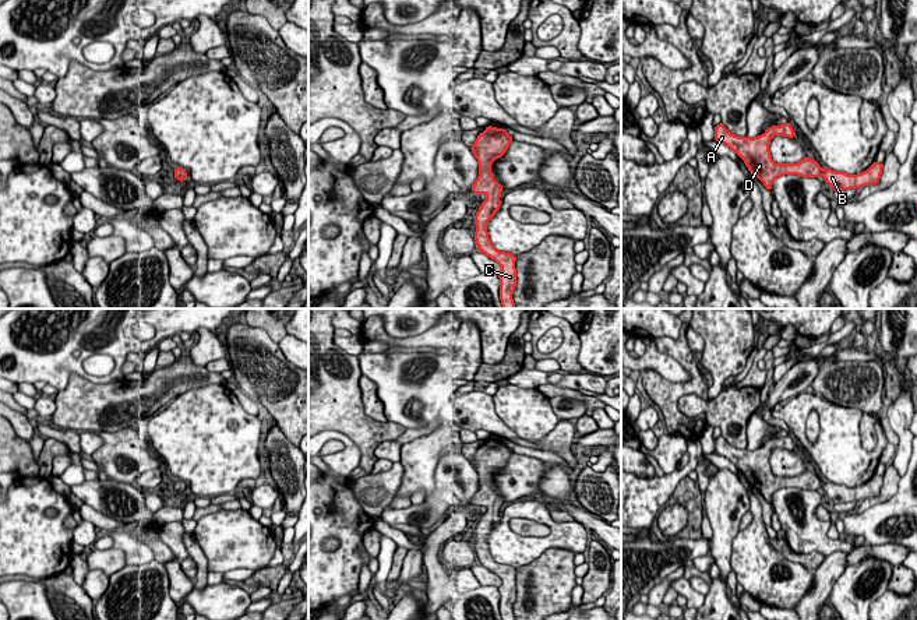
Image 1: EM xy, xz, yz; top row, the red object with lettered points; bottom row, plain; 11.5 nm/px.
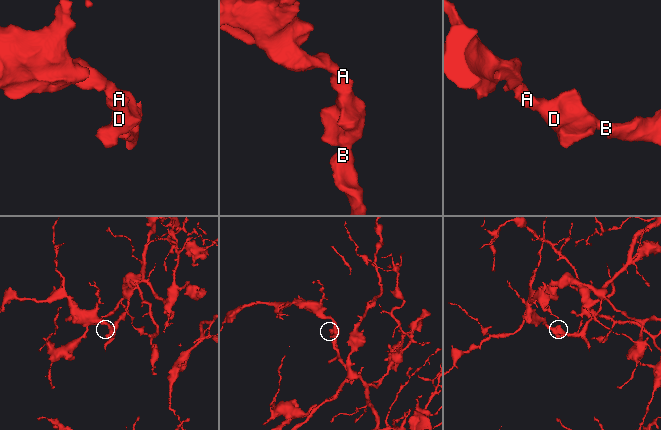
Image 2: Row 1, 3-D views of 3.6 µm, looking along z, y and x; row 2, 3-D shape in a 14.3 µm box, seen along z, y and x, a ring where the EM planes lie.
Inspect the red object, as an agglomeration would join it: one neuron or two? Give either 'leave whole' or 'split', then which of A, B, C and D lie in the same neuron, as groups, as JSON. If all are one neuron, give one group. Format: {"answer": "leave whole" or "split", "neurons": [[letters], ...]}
{"answer": "leave whole", "neurons": [["A", "B", "C", "D"]]}

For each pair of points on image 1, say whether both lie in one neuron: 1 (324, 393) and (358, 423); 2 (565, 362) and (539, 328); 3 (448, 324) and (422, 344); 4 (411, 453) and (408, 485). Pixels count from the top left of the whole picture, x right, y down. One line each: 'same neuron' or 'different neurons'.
1: same neuron
2: same neuron
3: same neuron
4: same neuron

